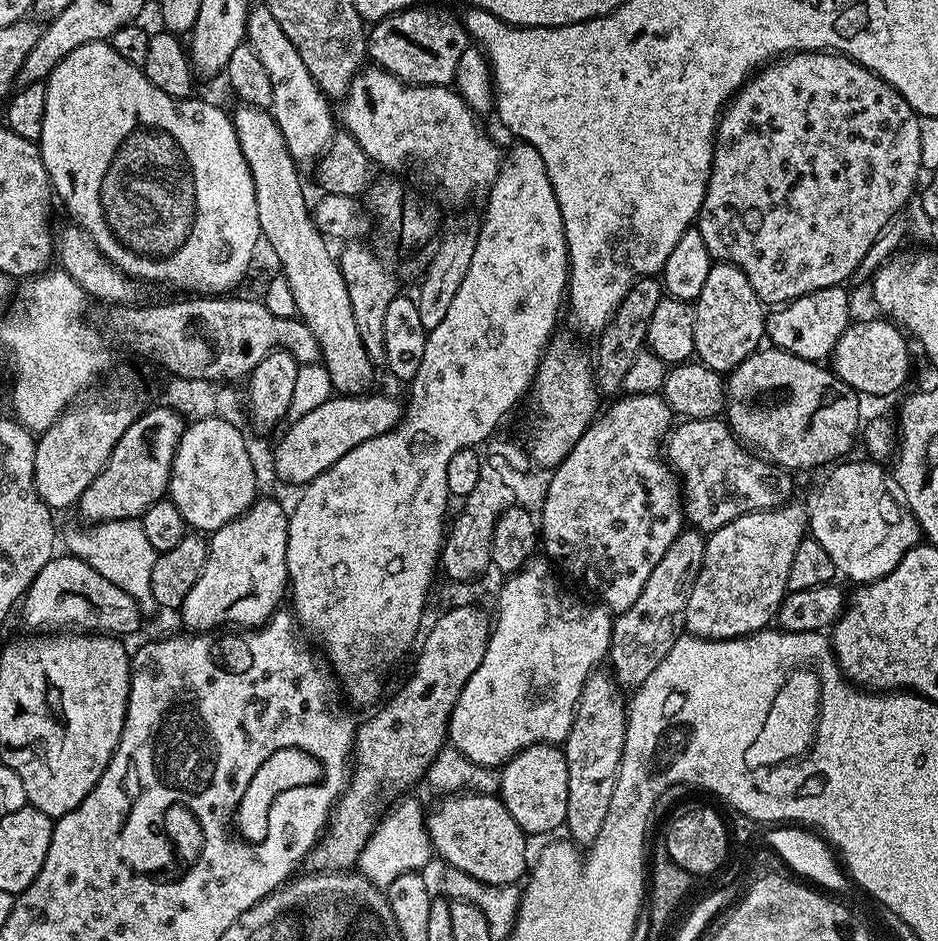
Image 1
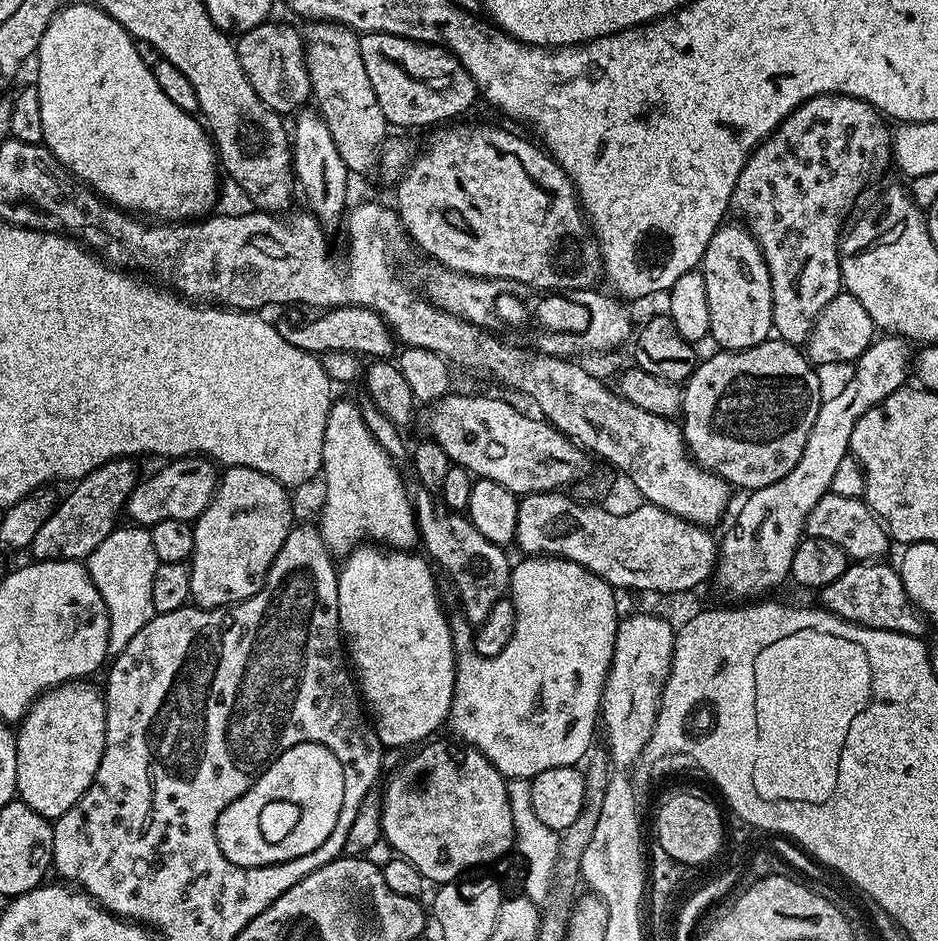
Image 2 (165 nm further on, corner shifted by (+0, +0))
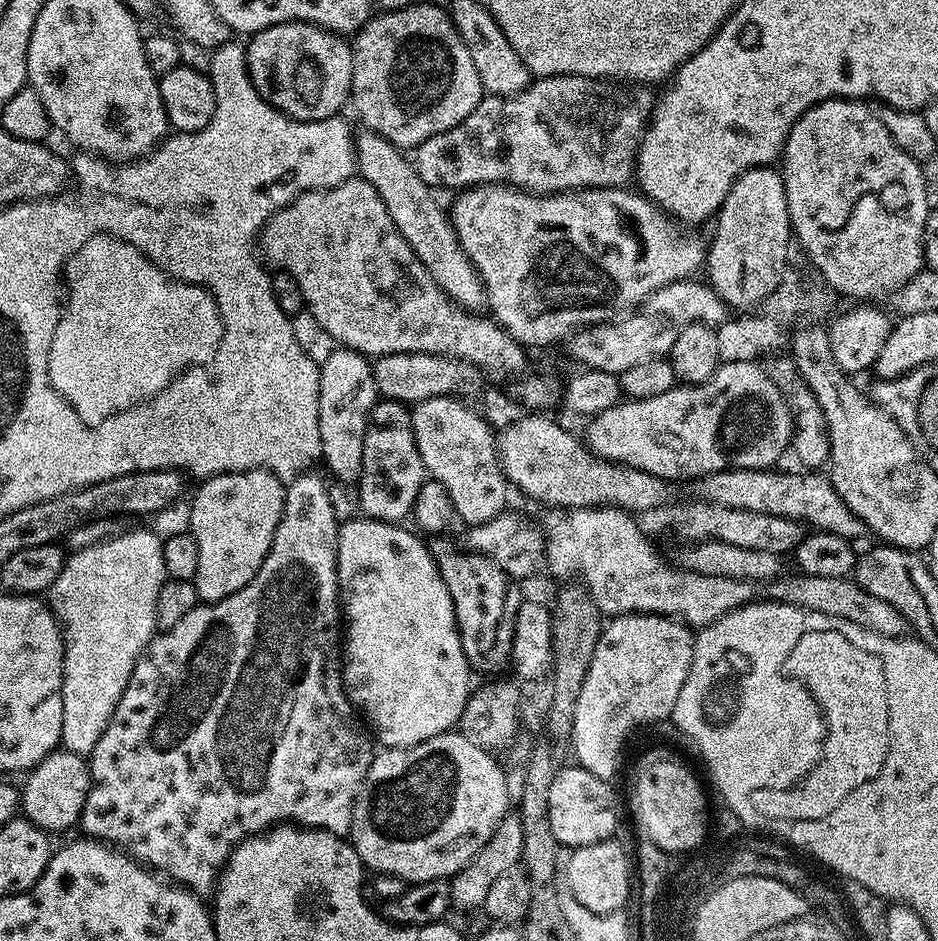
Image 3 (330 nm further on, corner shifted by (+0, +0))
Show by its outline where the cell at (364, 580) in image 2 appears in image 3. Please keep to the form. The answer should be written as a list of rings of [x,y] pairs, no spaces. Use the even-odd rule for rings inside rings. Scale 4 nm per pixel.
[[[359,519],[343,521],[340,524],[338,550],[336,551],[336,586],[338,600],[342,605],[342,616],[346,621],[346,651],[342,656],[344,690],[347,692],[349,700],[352,701],[353,708],[366,721],[371,735],[377,741],[380,739],[384,743],[381,745],[385,749],[409,748],[443,732],[451,732],[459,725],[460,716],[463,714],[463,708],[467,704],[470,693],[470,685],[468,686],[470,669],[466,655],[463,654],[462,642],[459,640],[459,628],[456,625],[450,592],[446,588],[446,582],[440,577],[440,571],[437,568],[437,561],[434,559],[433,553],[431,551],[428,553],[427,546],[419,540],[421,537],[415,531],[412,531],[413,533],[407,532],[406,529],[400,528],[404,526],[399,523],[387,524],[385,520]]]

